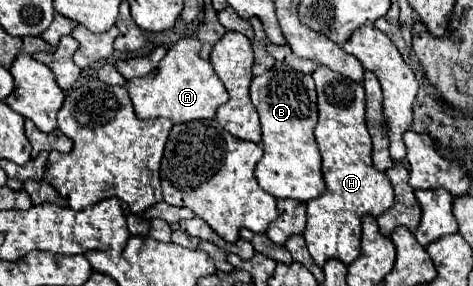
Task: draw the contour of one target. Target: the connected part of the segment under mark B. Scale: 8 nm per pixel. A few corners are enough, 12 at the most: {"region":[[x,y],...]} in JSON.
{"region":[[284,62],[252,78],[262,190],[308,202],[326,186],[316,88]]}

